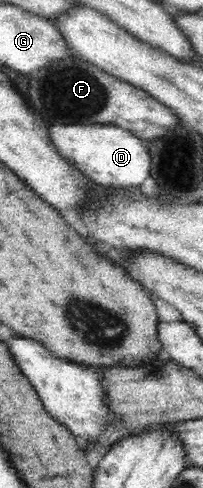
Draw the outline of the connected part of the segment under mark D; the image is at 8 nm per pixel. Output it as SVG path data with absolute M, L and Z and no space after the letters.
M56 124L50 128L50 140L54 148L66 162L83 175L88 176L93 184L100 187L130 188L139 187L140 184L150 178L151 162L150 153L147 150L147 141L140 140L132 132L112 124Z

